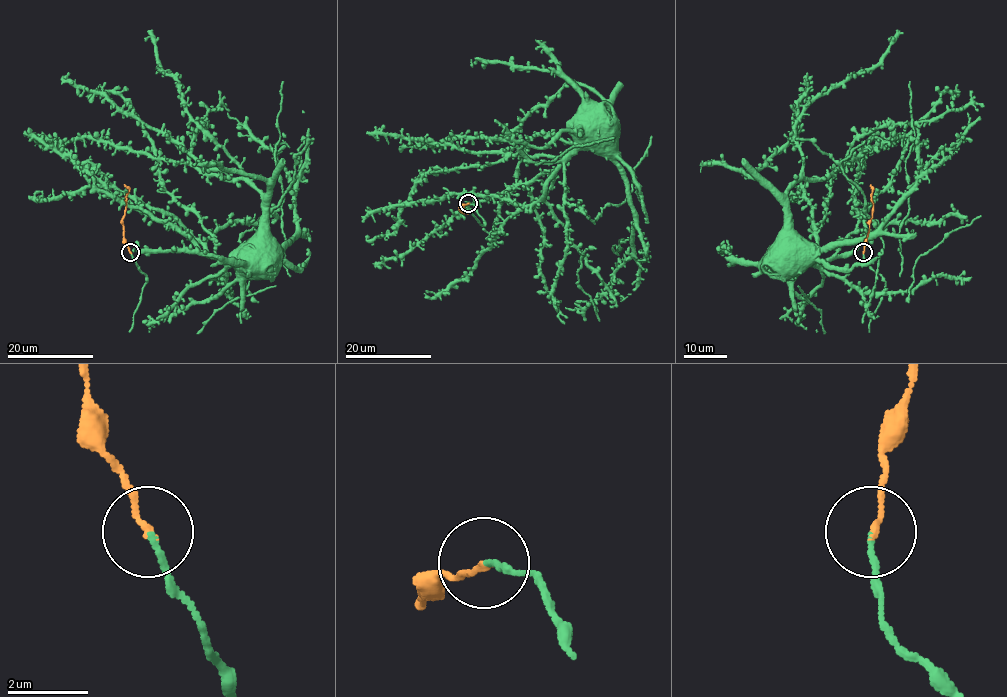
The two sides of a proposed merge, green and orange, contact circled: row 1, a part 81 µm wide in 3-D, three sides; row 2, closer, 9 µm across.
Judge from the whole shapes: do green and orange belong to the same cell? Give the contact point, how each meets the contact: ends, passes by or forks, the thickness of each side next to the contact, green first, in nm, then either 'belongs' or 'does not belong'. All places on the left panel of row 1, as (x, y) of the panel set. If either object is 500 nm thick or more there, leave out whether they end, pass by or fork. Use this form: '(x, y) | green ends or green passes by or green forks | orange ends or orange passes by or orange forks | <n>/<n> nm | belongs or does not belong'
(130, 252) | green ends | orange ends | 140/170 nm | belongs

